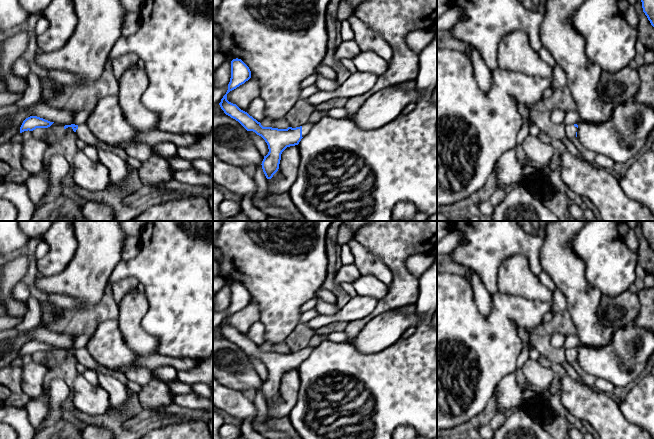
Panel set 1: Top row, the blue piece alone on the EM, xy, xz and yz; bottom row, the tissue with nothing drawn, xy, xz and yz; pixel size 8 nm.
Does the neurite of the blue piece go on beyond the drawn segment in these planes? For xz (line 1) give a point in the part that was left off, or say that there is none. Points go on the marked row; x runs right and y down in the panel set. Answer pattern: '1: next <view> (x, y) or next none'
1: next xz (306, 128)

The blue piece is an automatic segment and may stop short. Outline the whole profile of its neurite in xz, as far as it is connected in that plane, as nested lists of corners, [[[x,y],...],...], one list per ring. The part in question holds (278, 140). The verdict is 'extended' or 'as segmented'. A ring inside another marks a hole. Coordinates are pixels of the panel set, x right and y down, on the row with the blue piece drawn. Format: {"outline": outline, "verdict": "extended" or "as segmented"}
{"outline": [[[241,59],[231,61],[231,78],[228,90],[219,103],[224,113],[238,121],[247,131],[261,136],[268,145],[269,152],[262,161],[262,169],[267,179],[278,171],[282,152],[290,146],[298,145],[314,124],[307,122],[303,126],[287,129],[263,127],[260,122],[227,100],[227,94],[251,78],[249,67]]], "verdict": "extended"}

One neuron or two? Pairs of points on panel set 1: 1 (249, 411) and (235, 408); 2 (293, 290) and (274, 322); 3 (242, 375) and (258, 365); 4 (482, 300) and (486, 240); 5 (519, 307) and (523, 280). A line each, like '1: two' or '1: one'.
1: one
2: one
3: two
4: two
5: two

